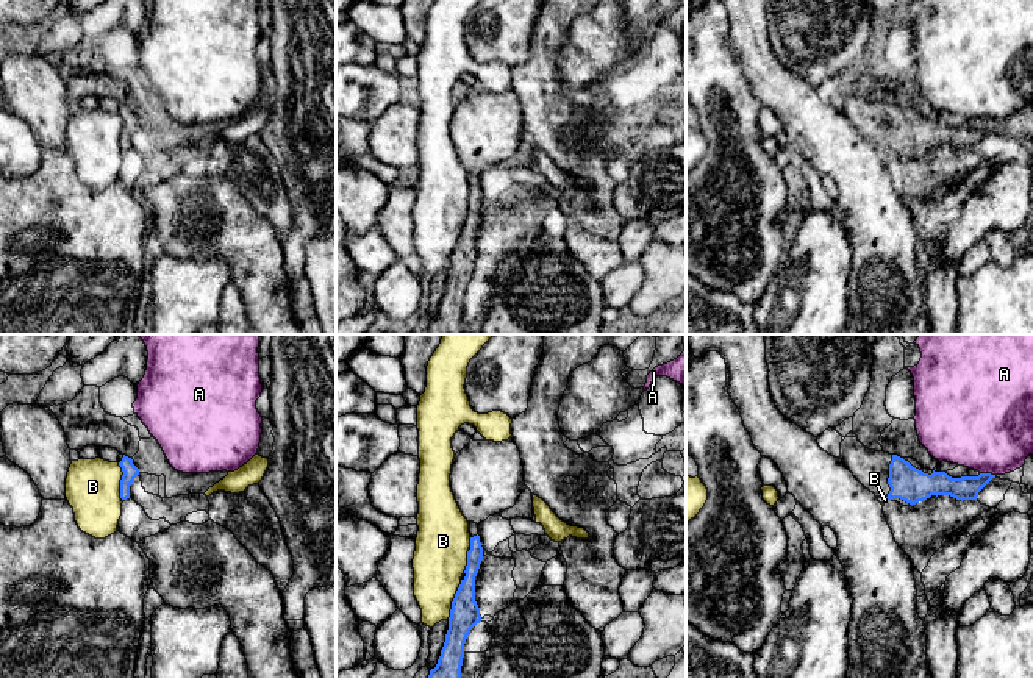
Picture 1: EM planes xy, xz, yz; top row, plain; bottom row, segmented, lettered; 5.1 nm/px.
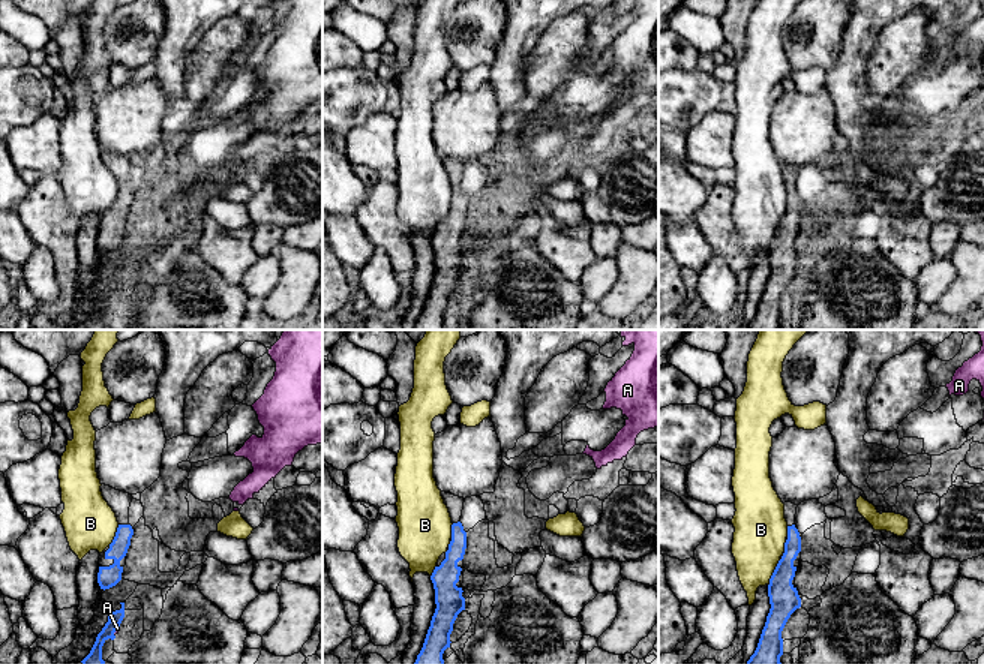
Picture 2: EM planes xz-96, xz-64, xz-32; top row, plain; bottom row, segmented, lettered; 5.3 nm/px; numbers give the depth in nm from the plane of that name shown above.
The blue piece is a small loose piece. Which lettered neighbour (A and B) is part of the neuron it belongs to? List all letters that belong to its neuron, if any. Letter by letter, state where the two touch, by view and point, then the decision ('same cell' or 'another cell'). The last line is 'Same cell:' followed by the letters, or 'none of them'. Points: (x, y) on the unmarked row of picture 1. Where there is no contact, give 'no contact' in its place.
A: yz (985, 124) | another cell
B: xz (453, 249) | another cell
Same cell: none of them

